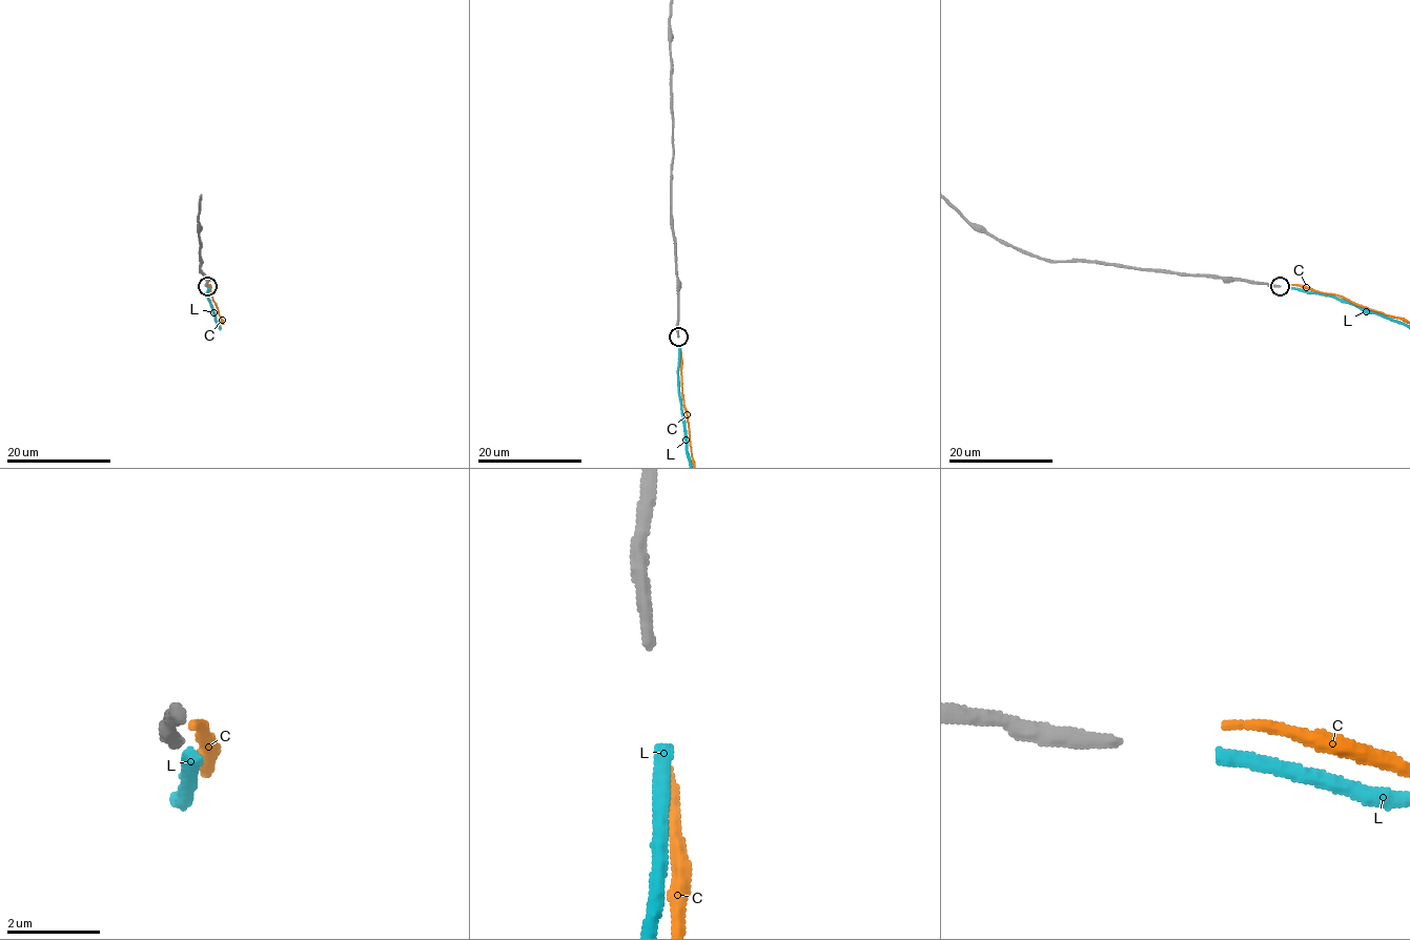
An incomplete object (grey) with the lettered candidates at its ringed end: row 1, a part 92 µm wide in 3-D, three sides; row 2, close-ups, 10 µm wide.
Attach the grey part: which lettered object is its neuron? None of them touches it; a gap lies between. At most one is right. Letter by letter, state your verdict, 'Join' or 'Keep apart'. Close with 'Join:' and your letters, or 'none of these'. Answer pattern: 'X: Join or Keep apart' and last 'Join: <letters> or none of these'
C: Keep apart
L: Join
Join: L

